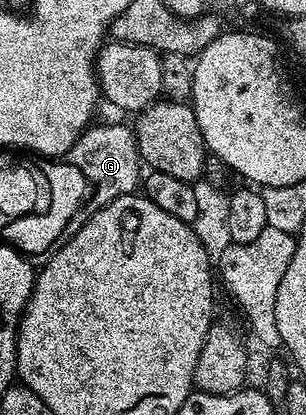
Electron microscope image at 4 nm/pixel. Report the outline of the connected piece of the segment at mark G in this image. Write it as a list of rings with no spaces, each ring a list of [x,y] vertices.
[[[92,124],[76,139],[73,147],[65,154],[66,160],[81,171],[91,190],[85,205],[88,210],[103,209],[113,199],[134,193],[141,185],[141,158],[135,130],[128,125]]]

